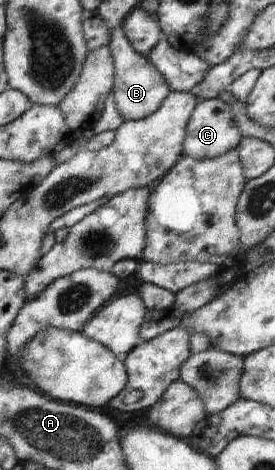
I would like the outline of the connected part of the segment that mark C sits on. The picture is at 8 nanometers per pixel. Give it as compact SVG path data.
M217 98L203 100L195 105L191 118L186 124L186 133L183 142L183 156L196 158L197 160L212 159L227 154L239 144L243 134L239 132L231 108L225 101Z

